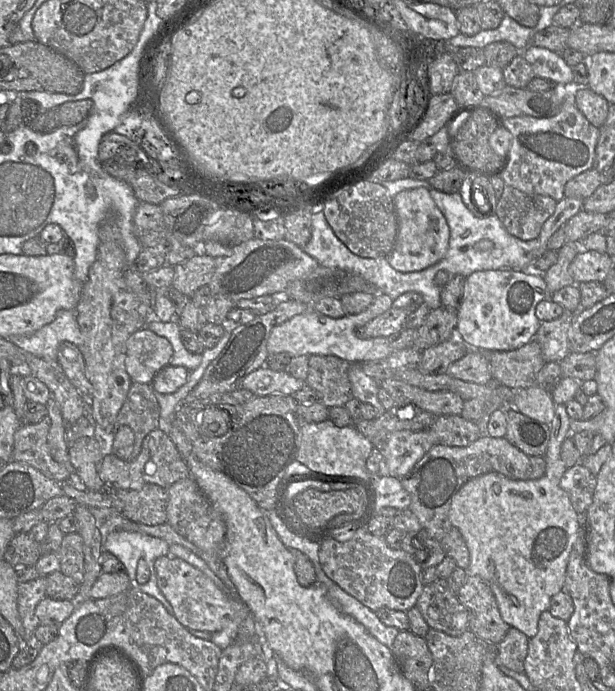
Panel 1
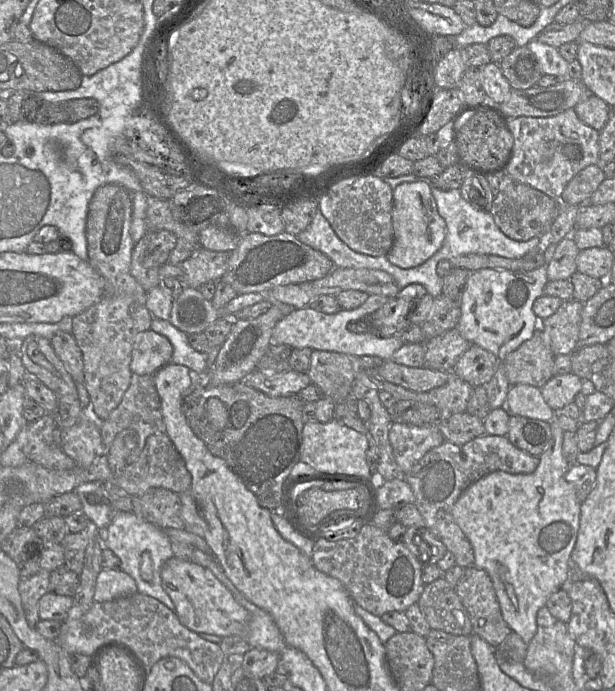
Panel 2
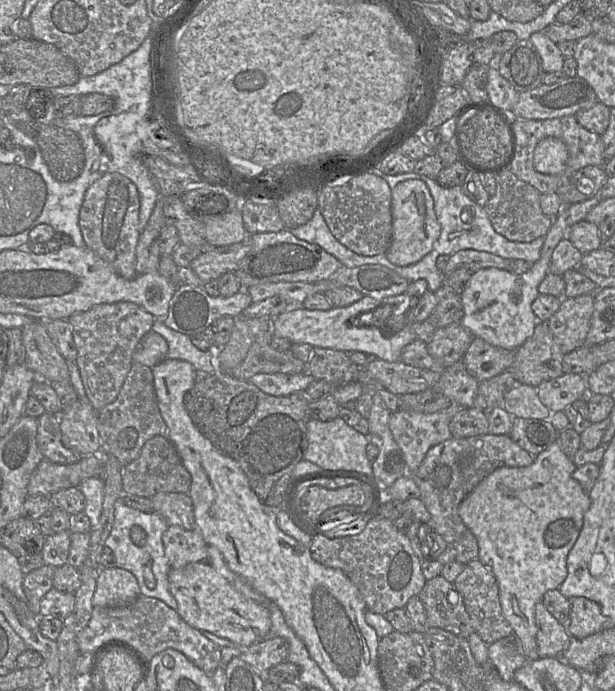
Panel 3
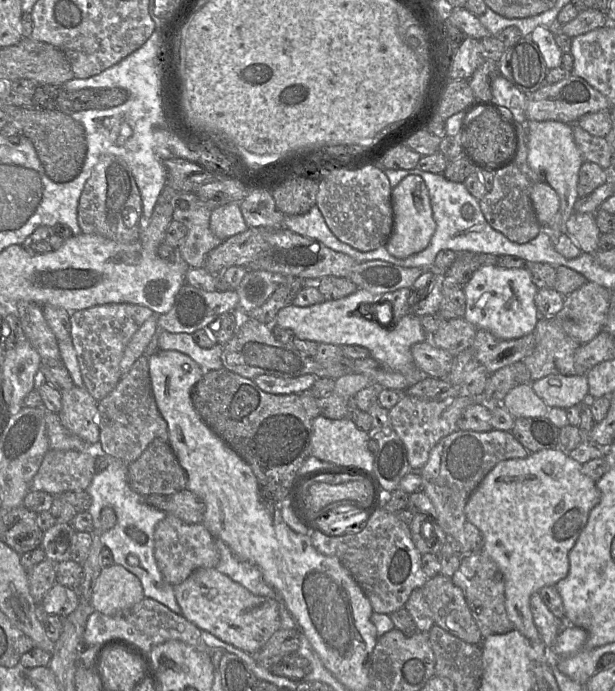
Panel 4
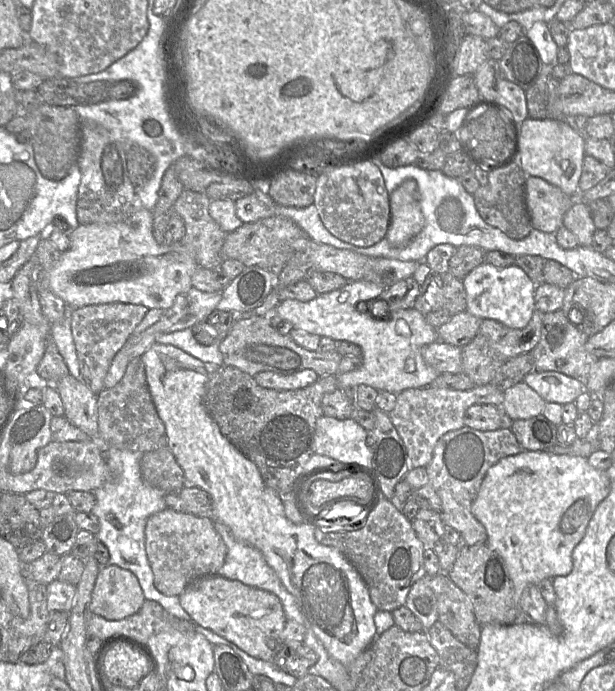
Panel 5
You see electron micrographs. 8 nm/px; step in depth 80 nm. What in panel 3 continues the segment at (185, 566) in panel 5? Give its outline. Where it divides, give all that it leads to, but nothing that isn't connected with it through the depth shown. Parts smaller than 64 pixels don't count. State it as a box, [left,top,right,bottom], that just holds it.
[162,525,209,569]

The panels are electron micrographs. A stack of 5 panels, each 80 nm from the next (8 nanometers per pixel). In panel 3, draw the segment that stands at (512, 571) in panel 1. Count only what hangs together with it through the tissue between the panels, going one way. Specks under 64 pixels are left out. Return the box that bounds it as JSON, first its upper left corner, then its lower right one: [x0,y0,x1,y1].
[458,441,590,661]

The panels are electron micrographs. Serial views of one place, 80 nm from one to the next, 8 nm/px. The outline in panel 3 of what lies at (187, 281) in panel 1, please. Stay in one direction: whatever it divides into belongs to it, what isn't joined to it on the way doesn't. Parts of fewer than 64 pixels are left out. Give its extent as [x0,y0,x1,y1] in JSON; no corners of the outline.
[190,237,249,283]

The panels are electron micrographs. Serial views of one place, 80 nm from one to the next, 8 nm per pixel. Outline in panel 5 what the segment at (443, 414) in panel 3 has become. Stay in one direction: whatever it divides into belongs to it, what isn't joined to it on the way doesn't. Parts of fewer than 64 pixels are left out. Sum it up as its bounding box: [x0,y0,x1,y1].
[389,383,504,468]

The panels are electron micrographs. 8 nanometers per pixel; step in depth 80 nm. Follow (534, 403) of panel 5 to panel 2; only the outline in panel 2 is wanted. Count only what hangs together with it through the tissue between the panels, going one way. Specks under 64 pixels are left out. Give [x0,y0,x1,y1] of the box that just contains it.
[505,384,556,422]

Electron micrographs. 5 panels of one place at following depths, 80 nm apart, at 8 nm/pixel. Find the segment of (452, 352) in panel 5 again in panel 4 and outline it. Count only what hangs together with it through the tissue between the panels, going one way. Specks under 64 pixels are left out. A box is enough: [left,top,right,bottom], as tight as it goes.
[411,340,454,378]

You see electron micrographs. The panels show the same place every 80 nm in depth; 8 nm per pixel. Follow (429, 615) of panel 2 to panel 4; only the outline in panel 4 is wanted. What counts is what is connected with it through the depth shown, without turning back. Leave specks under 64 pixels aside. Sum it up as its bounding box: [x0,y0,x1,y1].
[422,573,483,645]

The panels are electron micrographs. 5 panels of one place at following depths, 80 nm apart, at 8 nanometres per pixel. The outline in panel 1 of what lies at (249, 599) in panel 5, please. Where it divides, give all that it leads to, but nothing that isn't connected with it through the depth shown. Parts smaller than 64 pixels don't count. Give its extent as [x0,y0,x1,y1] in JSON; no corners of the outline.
[155,556,234,633]

